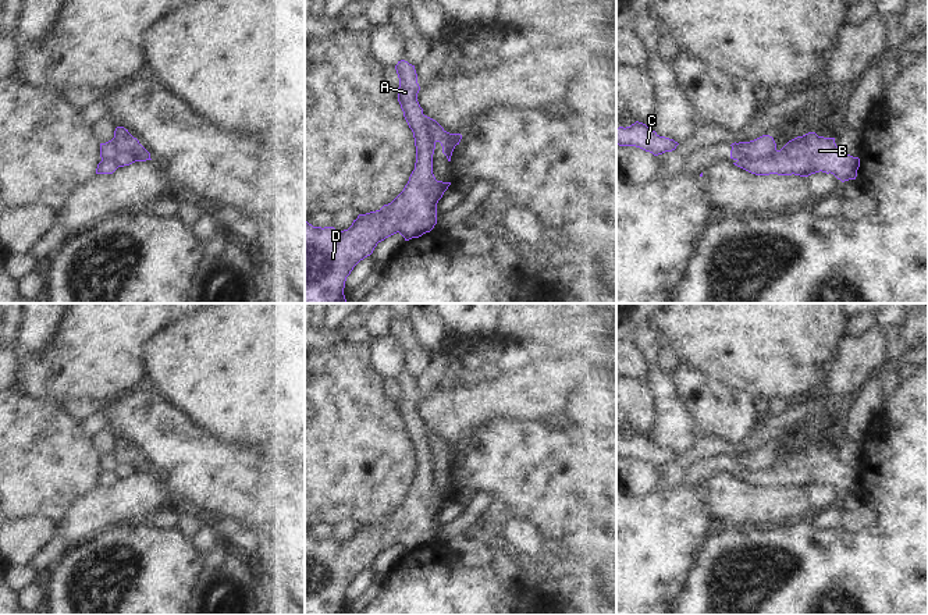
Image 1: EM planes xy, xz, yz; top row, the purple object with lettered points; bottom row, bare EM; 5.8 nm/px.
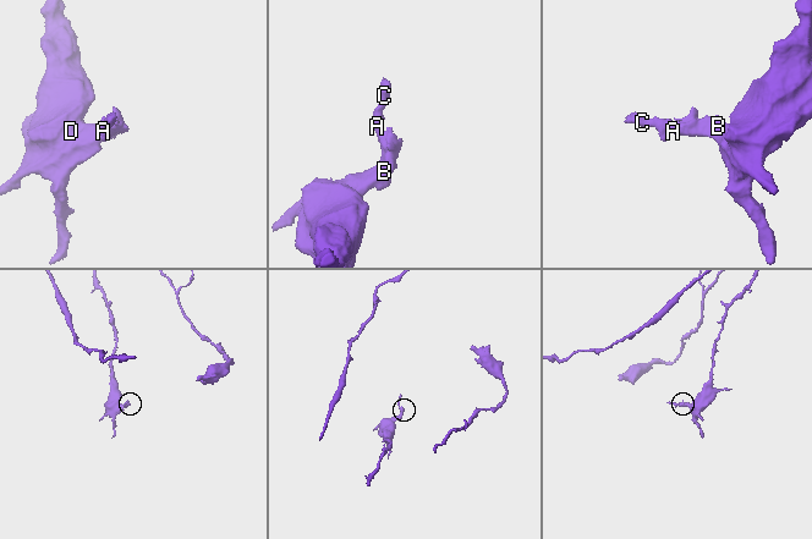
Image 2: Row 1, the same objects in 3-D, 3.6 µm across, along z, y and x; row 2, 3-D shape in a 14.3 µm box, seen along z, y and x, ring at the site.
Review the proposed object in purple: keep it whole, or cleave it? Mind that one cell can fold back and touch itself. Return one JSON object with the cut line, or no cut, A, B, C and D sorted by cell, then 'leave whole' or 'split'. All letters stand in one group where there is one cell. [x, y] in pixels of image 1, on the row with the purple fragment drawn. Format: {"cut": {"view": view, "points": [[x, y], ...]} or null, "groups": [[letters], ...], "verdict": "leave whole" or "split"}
{"cut": null, "groups": [["A", "B", "C", "D"]], "verdict": "leave whole"}

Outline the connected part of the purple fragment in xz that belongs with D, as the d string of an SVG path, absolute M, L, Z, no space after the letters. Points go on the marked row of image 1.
M401 60L395 70L399 78L398 102L415 138L415 170L403 191L391 203L384 205L380 210L359 214L348 230L313 227L305 220L305 303L345 303L344 288L346 277L360 260L373 253L378 242L397 232L405 241L419 238L430 232L437 224L437 203L451 182L437 181L433 174L435 143L441 143L442 153L451 161L452 152L459 145L462 135L447 132L435 120L423 114L423 109L417 102L420 86L415 65Z

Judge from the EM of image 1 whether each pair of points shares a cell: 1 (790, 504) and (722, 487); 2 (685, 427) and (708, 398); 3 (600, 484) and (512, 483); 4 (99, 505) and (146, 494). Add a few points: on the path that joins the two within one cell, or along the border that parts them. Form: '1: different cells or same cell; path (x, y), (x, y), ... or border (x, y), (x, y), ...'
1: same cell; path (774, 504), (739, 504)
2: different cells; border (676, 390), (683, 408), (699, 427)
3: same cell; path (578, 486), (534, 484)
4: same cell; path (110, 505), (135, 496)

